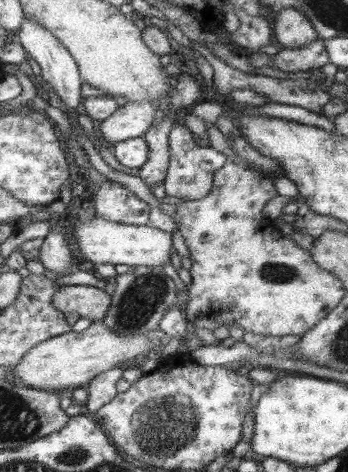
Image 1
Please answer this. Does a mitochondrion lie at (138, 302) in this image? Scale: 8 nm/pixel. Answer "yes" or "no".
yes

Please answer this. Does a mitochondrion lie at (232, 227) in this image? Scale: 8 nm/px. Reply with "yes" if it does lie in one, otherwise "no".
no

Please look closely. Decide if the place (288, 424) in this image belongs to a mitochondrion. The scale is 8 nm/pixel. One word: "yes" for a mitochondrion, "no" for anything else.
no

